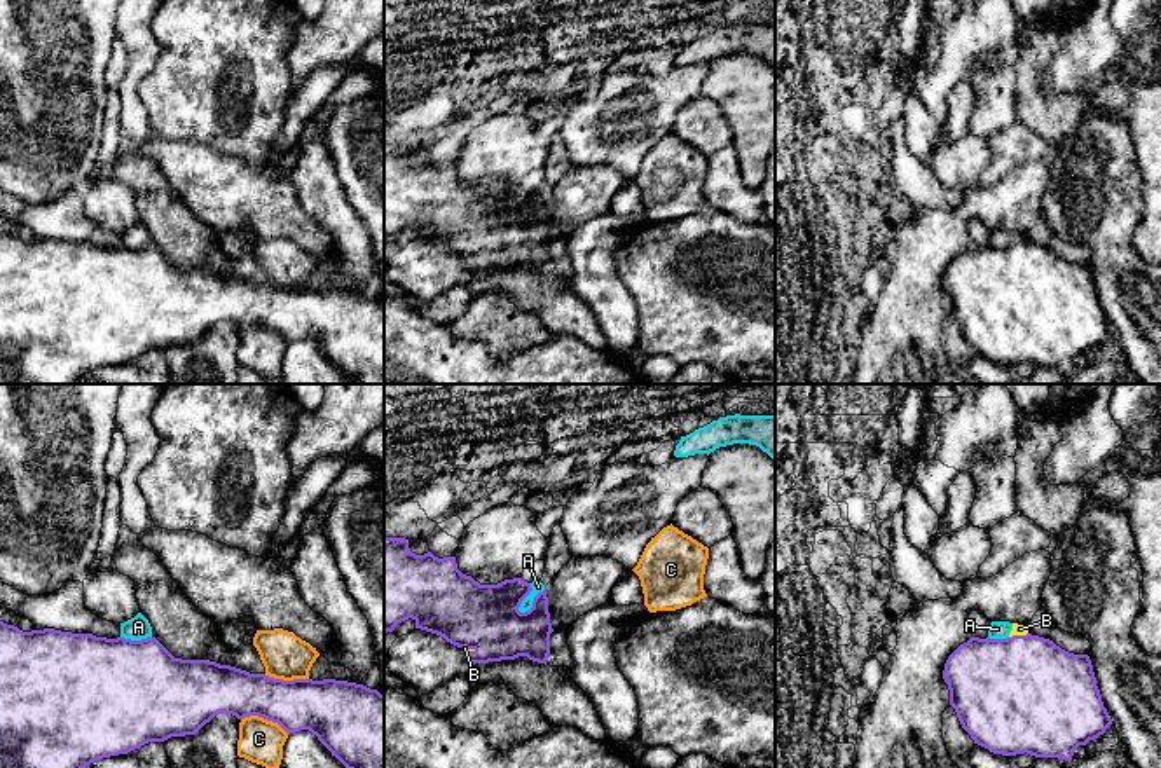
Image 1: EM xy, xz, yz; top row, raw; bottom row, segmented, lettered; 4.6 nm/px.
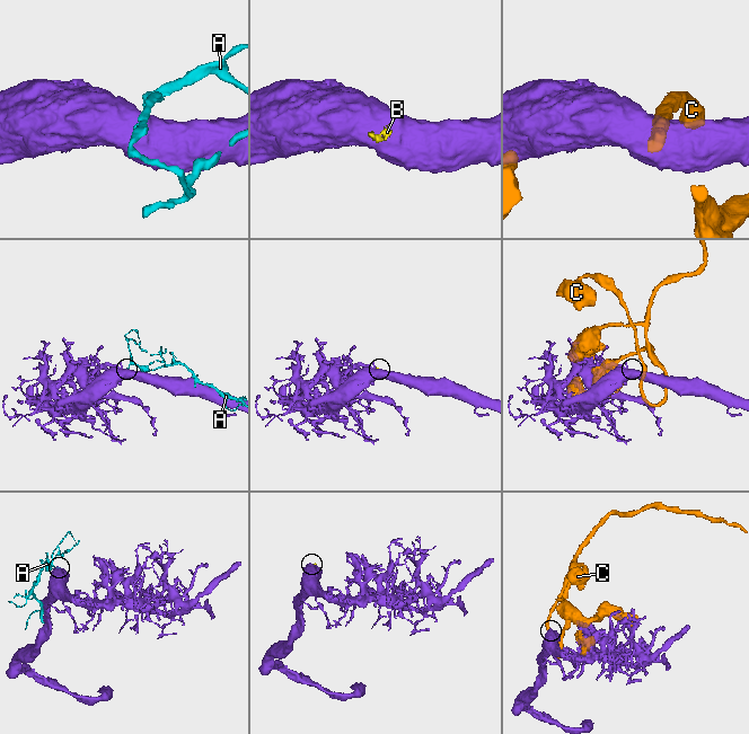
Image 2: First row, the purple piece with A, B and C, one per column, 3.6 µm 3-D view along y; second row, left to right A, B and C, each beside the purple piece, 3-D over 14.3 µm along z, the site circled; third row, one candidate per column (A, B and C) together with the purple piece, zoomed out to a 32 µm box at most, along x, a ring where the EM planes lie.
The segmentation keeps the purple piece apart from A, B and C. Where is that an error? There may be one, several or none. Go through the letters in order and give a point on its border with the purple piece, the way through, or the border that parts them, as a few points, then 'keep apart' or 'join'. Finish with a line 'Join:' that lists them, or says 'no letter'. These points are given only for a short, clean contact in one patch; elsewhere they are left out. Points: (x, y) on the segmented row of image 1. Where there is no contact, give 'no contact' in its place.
A: contact xz (533, 604); keep apart
B: contact xz (470, 648); border xz (463, 648), (475, 650); keep apart
C: contact xy (266, 718); keep apart
Join: no letter

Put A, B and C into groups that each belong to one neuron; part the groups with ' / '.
A B / C

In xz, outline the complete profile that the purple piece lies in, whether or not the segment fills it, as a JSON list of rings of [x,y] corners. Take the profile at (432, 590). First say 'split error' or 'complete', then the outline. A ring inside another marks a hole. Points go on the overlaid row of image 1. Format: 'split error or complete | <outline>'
complete | [[[384,538],[384,632],[393,632],[398,623],[412,618],[416,628],[436,634],[463,648],[464,658],[471,665],[519,656],[546,665],[550,634],[553,632],[546,586],[534,597],[529,611],[519,611],[531,590],[531,583],[522,578],[480,585],[457,569],[456,557],[438,559],[431,552],[416,555],[409,548],[409,539]]]

